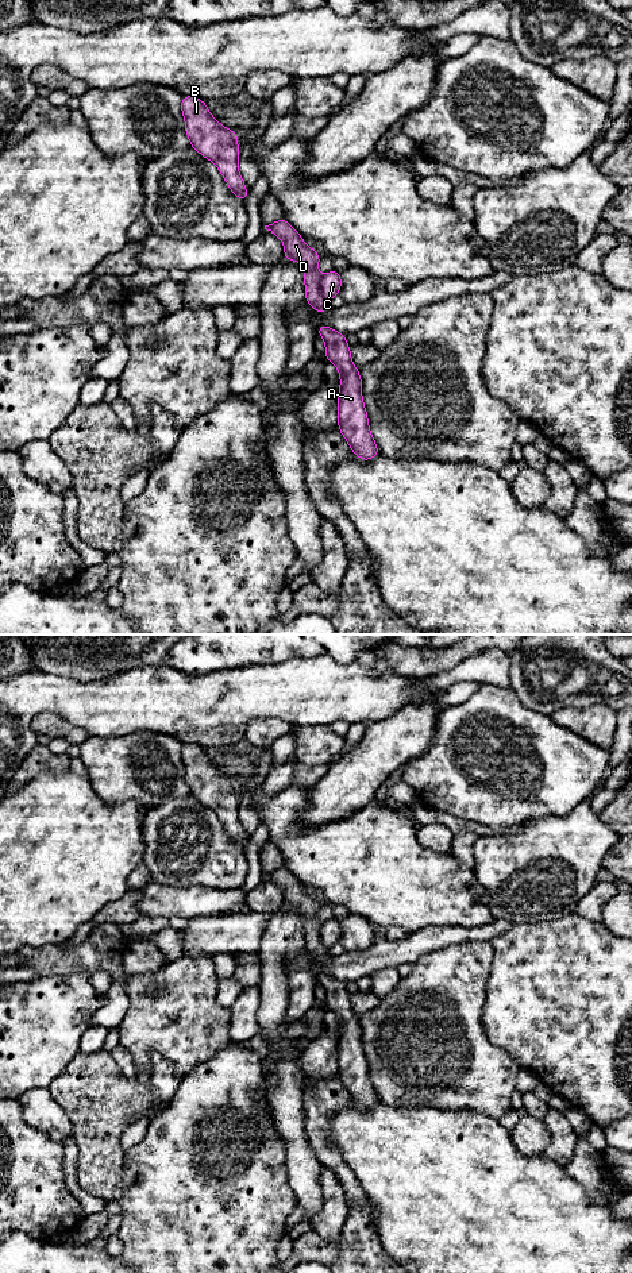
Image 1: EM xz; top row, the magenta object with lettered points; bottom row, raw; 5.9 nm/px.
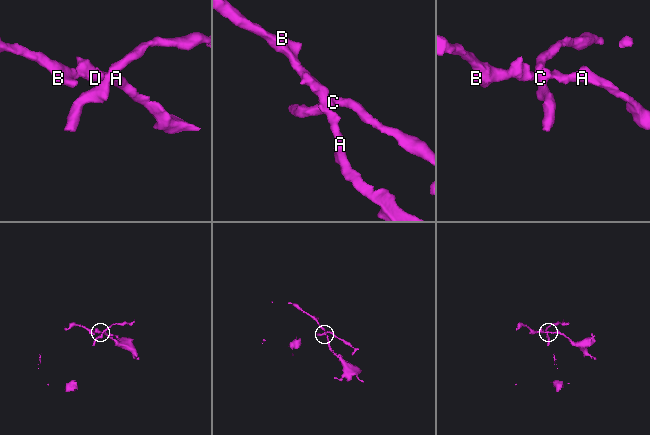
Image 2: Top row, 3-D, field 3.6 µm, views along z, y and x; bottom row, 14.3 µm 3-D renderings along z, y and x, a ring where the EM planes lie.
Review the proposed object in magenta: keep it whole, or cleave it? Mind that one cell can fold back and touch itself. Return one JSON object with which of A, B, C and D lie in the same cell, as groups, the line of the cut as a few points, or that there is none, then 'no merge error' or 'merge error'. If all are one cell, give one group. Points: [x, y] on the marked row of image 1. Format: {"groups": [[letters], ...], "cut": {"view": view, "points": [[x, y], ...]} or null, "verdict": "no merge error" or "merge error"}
{"groups": [["A", "B", "D"], ["C"]], "cut": {"view": "xz", "points": [[320, 277], [319, 292], [327, 301]]}, "verdict": "merge error"}

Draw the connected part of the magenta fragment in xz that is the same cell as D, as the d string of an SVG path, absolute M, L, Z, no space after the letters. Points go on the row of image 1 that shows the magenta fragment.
M280 219L273 224L265 225L265 229L270 231L284 242L284 259L296 261L302 265L305 301L317 313L325 313L330 310L328 301L319 290L321 278L317 273L319 262L321 259L320 255L304 243L302 236L288 223L286 219Z

